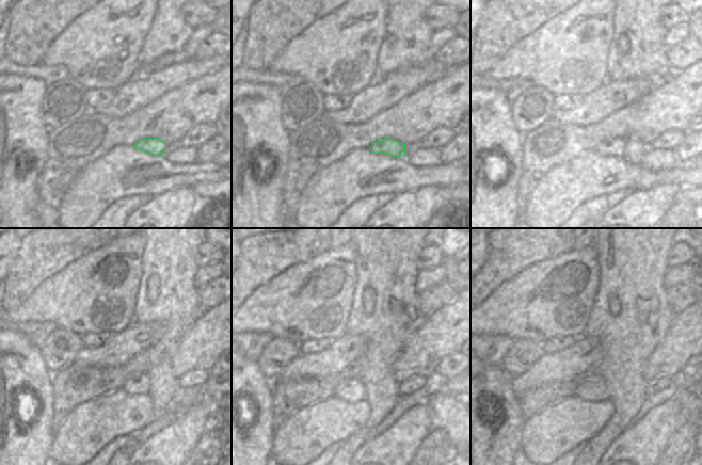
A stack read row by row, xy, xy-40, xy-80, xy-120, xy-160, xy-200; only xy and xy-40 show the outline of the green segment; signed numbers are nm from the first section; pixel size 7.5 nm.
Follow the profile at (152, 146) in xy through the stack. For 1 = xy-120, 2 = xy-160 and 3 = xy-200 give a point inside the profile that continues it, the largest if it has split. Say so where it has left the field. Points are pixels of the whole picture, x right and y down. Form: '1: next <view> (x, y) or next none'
1: next xy-120 (138, 384)
2: next xy-160 (354, 389)
3: next xy-200 (591, 387)

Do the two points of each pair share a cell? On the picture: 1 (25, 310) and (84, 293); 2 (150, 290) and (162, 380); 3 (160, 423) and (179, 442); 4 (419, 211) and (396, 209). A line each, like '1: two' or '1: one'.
1: one
2: one
3: two
4: one

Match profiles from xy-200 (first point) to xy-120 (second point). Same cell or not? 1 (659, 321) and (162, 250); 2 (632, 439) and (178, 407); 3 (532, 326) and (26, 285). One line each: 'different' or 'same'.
1: same
2: different
3: different

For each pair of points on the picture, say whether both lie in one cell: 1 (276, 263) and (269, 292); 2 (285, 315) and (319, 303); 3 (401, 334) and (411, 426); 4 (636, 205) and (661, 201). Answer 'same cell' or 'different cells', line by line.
1: different cells
2: same cell
3: different cells
4: same cell

